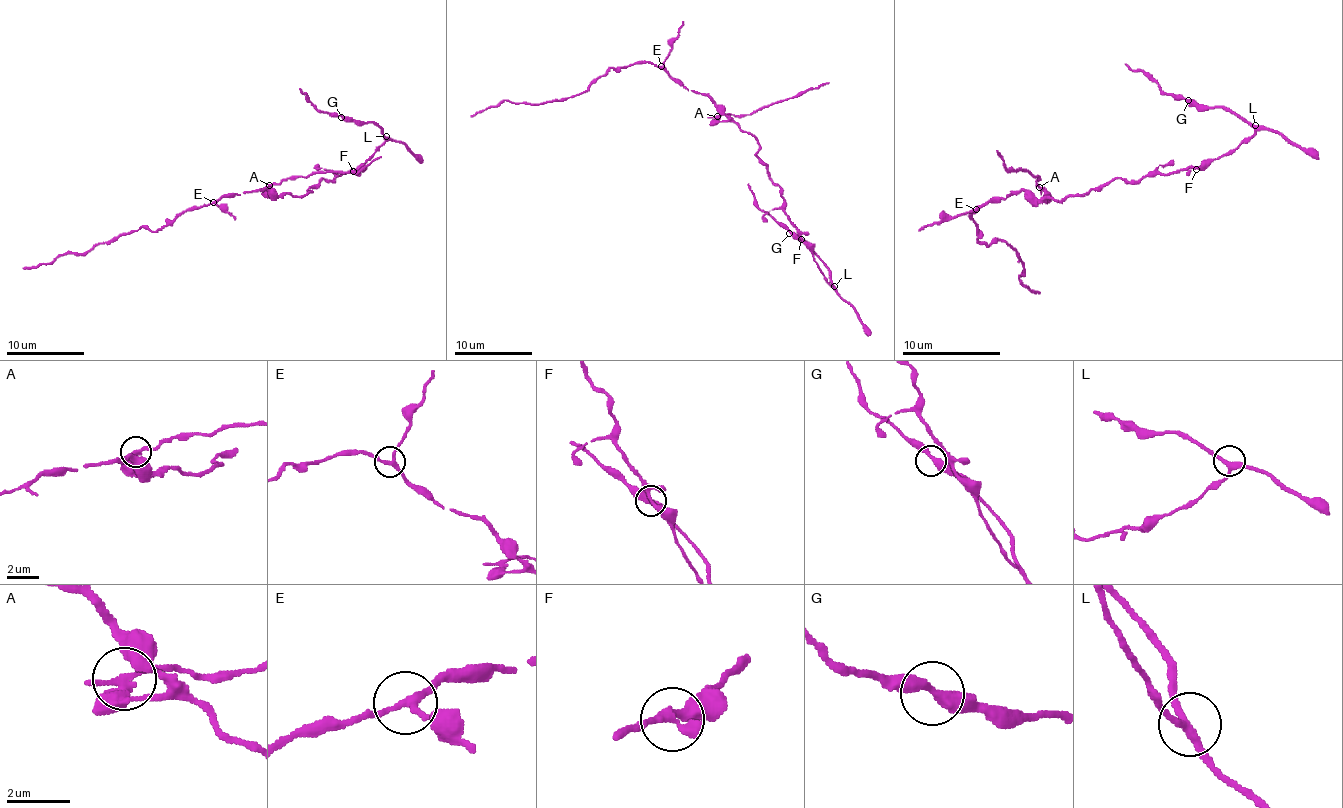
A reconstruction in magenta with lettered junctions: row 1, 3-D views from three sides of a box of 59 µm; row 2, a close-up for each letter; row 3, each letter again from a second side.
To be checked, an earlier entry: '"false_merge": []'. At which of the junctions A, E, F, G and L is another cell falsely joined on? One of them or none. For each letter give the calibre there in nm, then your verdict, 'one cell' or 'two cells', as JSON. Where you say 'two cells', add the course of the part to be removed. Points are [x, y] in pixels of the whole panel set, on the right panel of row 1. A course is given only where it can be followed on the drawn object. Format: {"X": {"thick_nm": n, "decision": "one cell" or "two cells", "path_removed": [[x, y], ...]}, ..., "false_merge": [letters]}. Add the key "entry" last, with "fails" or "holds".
{"A": {"thick_nm": 260, "decision": "two cells", "path_removed": [[1040, 187], [1038, 177], [1030, 172], [1008, 169], [996, 149]]}, "E": {"thick_nm": 200, "decision": "one cell"}, "F": {"thick_nm": 220, "decision": "one cell"}, "G": {"thick_nm": 360, "decision": "one cell"}, "L": {"thick_nm": 240, "decision": "one cell"}, "false_merge": ["A"], "entry": "fails"}

